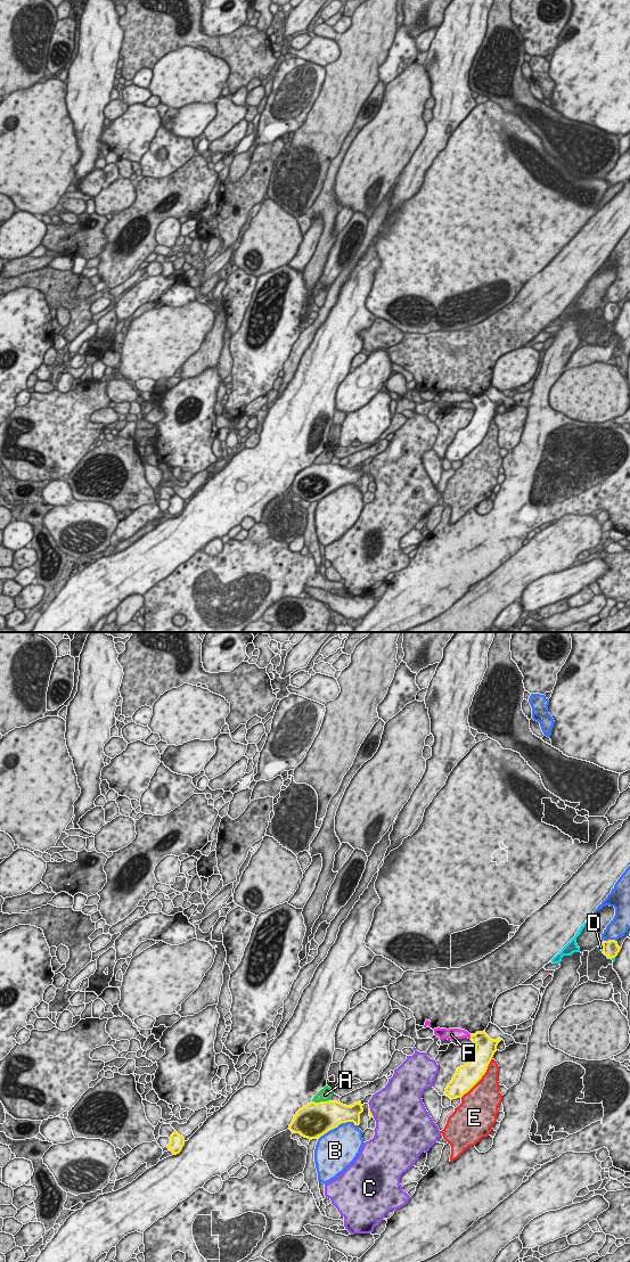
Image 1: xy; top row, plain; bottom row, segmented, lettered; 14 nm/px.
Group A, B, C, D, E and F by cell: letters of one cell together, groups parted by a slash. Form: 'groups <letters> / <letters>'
groups A / B / C / D / E / F

